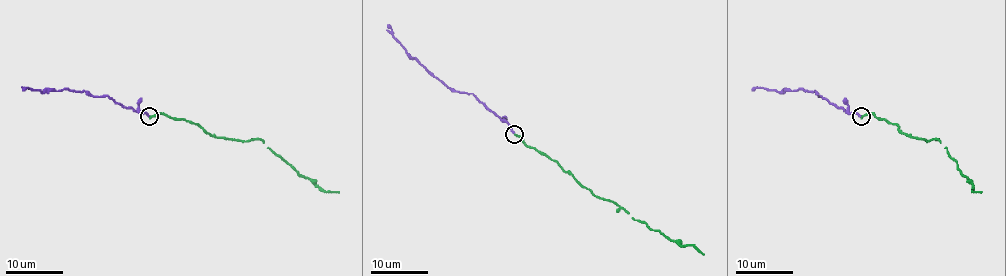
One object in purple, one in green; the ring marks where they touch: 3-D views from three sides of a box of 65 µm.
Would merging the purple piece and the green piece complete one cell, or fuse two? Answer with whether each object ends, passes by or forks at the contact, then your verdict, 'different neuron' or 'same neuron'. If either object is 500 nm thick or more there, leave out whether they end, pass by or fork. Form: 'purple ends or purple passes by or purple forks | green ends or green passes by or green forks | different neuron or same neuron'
purple ends | green ends | same neuron

